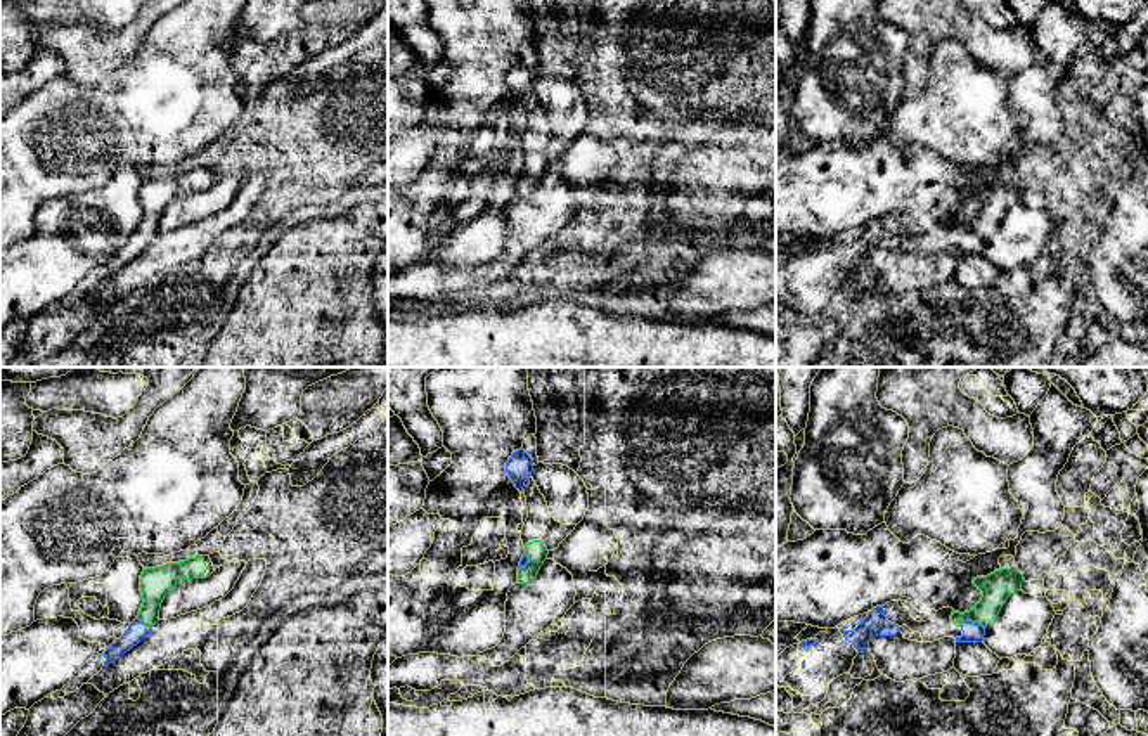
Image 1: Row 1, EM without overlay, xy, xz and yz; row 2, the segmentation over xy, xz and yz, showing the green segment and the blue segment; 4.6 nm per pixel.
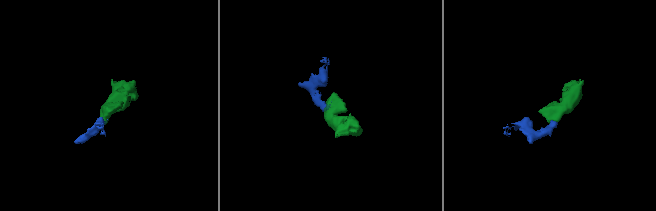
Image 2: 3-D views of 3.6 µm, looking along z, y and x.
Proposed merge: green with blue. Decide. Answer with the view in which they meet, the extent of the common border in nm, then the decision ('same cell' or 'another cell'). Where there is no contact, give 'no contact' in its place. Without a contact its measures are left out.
contact in yz; length 120 nm; same cell

